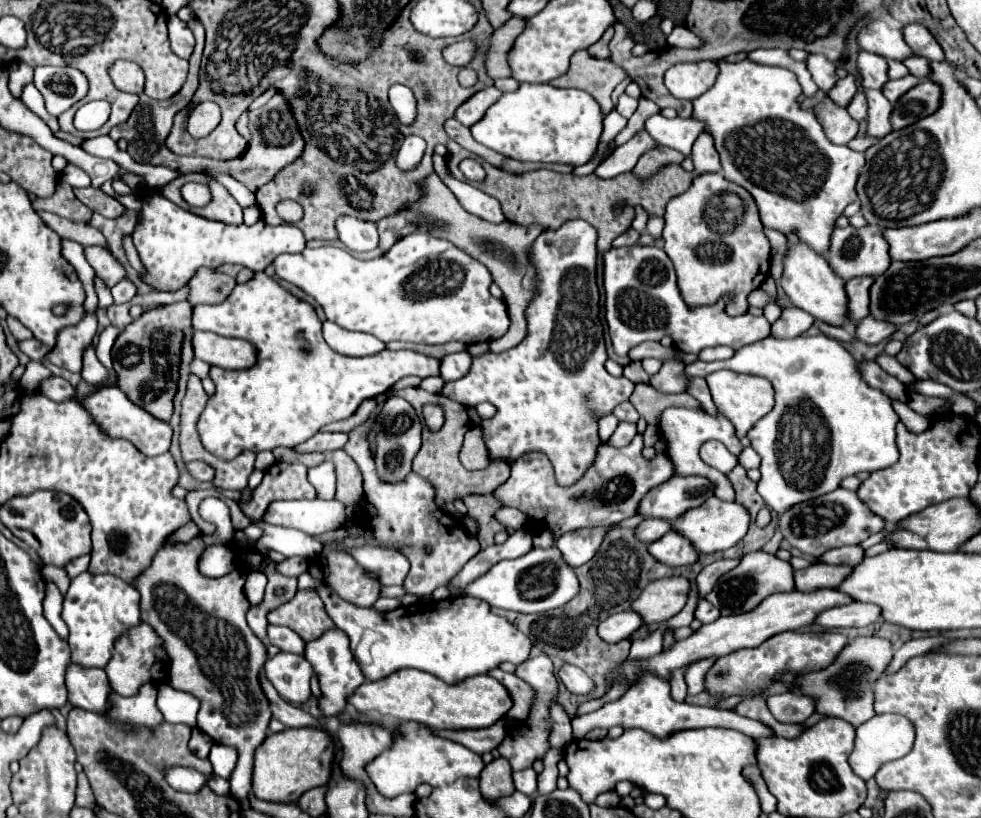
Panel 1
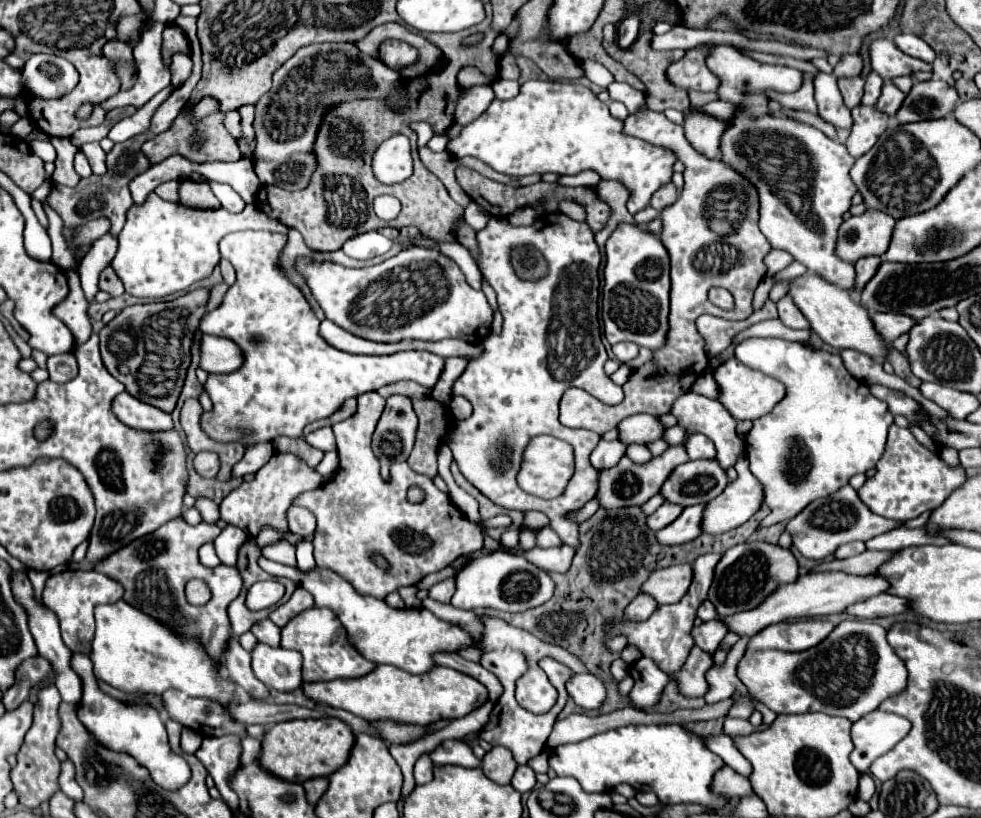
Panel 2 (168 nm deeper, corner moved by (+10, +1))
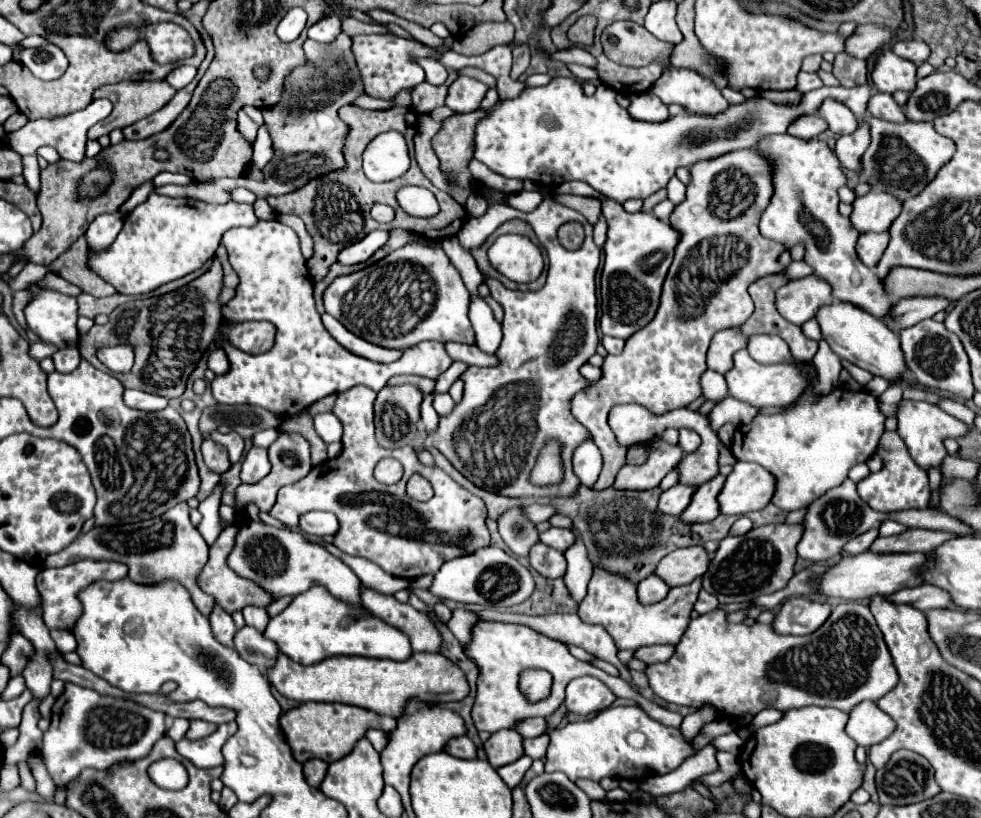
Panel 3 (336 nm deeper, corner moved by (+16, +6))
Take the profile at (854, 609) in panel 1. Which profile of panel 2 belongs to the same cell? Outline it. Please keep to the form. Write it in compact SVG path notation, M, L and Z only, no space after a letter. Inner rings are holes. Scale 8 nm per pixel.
M880 594L874 598L868 598L864 602L858 602L846 610L850 616L856 618L878 618L878 616L892 616L906 612L906 600L894 598L892 594Z

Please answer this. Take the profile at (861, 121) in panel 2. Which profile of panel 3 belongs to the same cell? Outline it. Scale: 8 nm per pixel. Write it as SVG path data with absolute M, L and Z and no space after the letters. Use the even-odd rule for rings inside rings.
M862 117L858 119L858 129L850 135L842 135L836 141L834 153L838 155L840 163L844 169L852 169L858 171L860 167L860 157L866 151L866 147L870 145L870 125L868 121Z

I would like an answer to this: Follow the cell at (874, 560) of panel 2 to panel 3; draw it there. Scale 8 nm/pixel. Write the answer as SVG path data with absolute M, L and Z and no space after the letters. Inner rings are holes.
M908 529L902 535L878 537L868 551L874 555L876 553L878 555L880 553L928 553L952 537L956 535L940 533L940 531L926 531L926 529Z

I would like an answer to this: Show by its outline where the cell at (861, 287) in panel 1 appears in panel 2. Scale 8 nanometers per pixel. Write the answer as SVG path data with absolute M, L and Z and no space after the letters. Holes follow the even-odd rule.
M870 256L870 258L860 258L854 266L856 266L856 288L862 290L866 286L866 282L876 274L878 266L882 264L880 256Z

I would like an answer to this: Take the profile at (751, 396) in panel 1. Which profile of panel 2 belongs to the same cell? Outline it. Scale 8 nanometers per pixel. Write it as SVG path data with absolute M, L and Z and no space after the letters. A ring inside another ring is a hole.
M730 358L722 366L718 366L714 370L714 378L716 378L720 392L722 392L722 396L720 396L722 406L736 420L758 420L762 416L766 416L786 396L786 388L782 386L782 382L774 380L772 376L762 374L760 370L750 370L748 366L744 366L736 358Z

